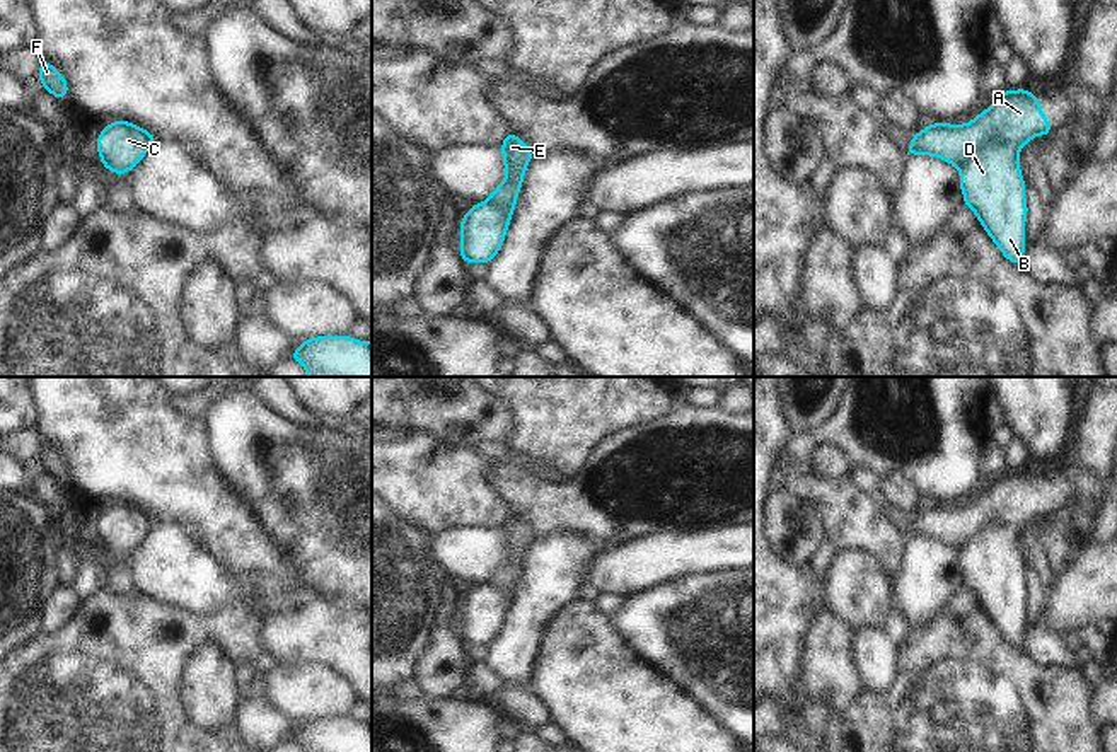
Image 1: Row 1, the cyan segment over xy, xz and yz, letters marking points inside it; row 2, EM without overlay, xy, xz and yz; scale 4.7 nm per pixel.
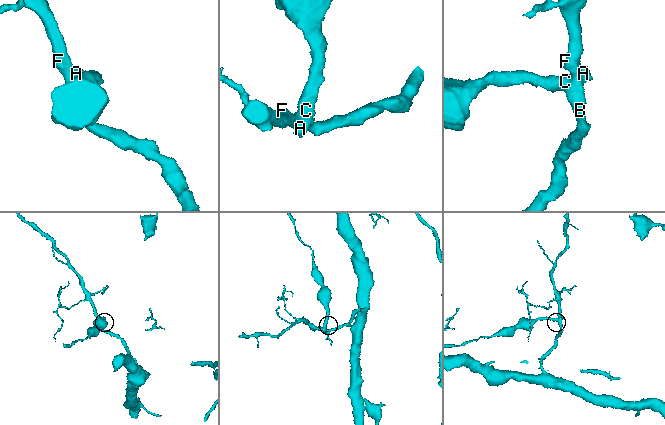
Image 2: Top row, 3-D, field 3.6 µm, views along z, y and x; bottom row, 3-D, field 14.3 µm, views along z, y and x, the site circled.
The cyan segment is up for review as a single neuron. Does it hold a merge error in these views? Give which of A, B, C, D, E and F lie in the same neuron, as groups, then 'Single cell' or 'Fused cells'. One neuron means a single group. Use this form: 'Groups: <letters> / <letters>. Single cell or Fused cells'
Groups: A C E / B D F. Fused cells.

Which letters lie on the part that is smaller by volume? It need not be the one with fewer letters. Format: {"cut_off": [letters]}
{"cut_off": ["A", "C", "E"]}

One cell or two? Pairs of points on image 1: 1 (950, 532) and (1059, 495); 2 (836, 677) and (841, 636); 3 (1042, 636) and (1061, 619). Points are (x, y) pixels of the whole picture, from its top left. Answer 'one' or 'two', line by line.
1: one
2: one
3: two

